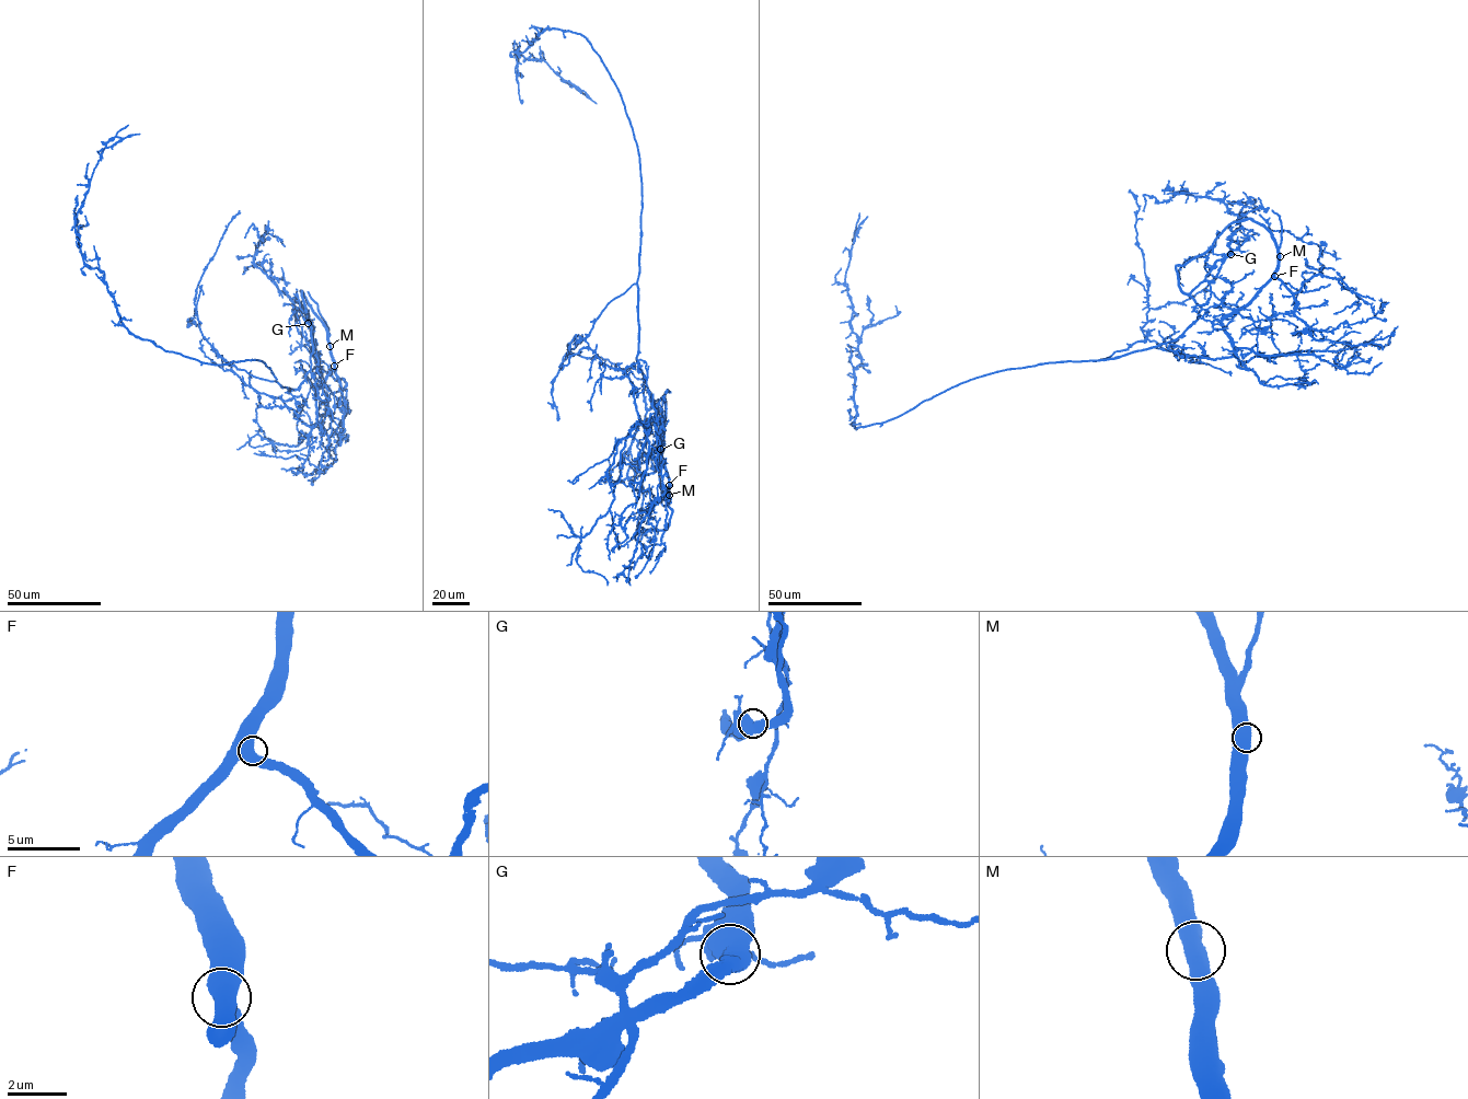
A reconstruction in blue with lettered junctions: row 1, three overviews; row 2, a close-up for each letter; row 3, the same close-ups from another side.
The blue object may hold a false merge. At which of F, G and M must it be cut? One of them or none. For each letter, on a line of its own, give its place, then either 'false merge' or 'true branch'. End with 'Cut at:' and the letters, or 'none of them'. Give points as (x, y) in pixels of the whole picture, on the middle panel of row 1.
F: at (669, 485); true branch
G: at (660, 449); true branch
M: at (669, 495); true branch
Cut at: none of them

